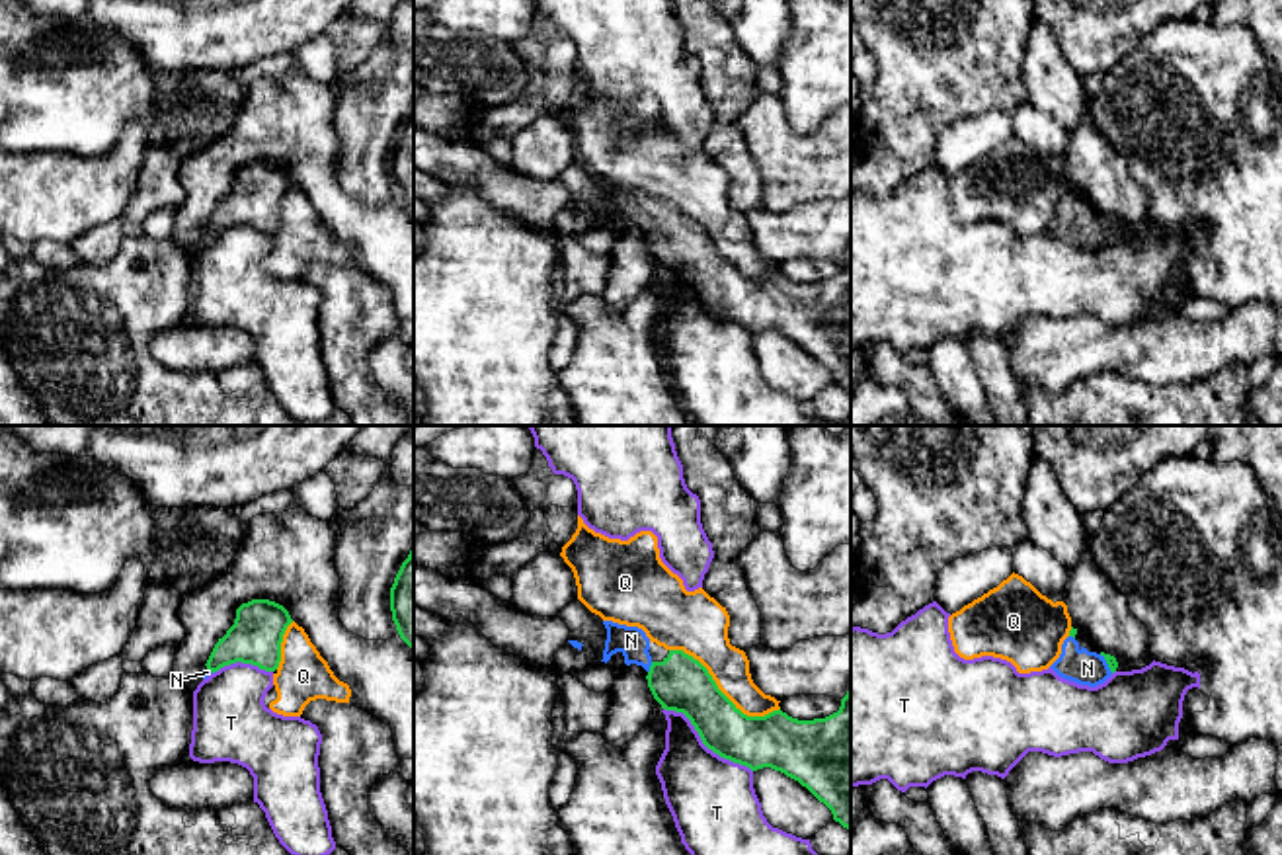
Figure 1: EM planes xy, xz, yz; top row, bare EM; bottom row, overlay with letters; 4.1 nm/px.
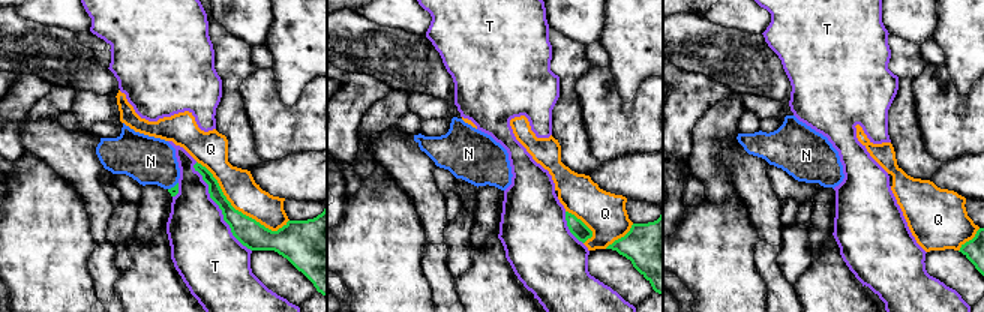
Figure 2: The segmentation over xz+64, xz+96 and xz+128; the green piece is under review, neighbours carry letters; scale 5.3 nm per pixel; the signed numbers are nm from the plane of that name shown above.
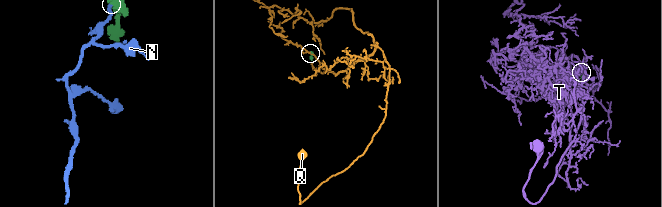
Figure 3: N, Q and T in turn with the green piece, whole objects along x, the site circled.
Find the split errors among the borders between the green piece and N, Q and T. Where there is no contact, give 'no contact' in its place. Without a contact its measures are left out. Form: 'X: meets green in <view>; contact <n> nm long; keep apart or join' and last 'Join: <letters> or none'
N: meets green in xz; contact 50 nm long; join
Q: meets green in xz; contact 500 nm long; keep apart
T: meets green in xz; contact 460 nm long; keep apart
Join: N

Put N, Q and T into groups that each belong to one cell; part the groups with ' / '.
N / Q / T

